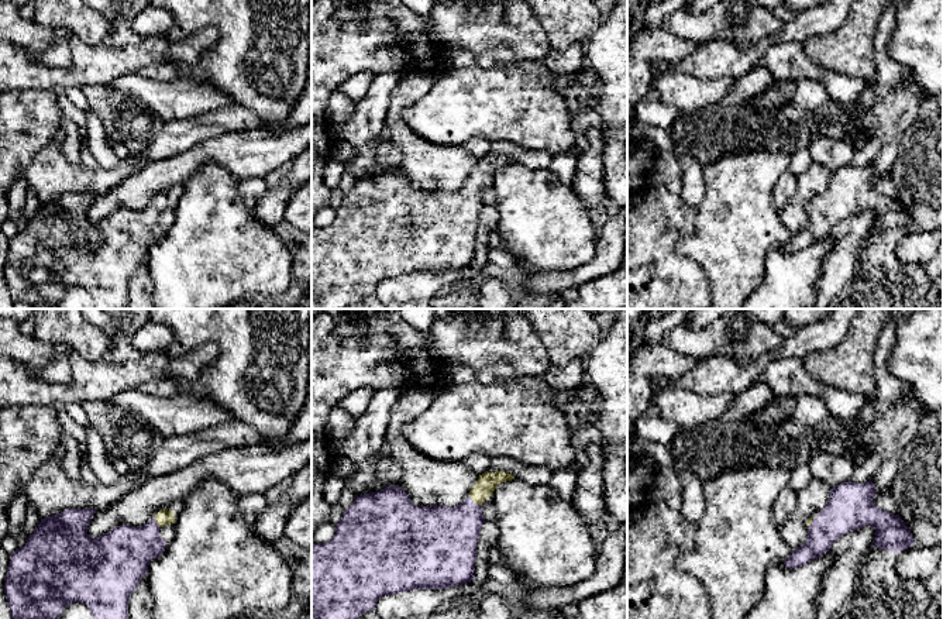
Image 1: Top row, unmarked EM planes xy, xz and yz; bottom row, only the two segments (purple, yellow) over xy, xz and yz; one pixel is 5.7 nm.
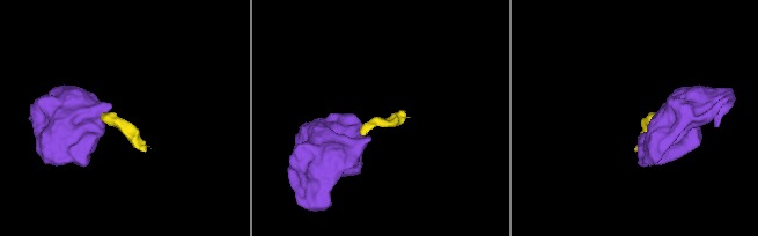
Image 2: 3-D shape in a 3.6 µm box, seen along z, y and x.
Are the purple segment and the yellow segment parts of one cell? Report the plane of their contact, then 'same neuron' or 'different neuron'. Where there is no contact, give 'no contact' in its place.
meets purple in xz; same neuron

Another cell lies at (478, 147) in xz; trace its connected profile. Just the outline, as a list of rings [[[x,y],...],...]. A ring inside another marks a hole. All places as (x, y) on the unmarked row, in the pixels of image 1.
[[[474,138],[474,140],[469,140],[468,142],[465,142],[464,147],[472,157],[482,159],[483,157],[486,157],[489,154],[491,144],[492,142],[488,140]]]

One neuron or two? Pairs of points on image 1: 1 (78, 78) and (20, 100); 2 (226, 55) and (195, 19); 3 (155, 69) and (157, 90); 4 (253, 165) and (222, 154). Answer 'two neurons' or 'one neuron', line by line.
1: two neurons
2: one neuron
3: two neurons
4: one neuron

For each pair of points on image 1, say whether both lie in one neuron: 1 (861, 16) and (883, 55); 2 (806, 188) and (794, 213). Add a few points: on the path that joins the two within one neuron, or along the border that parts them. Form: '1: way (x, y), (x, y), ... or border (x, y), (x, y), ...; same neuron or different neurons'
1: border (883, 14), (873, 43), (874, 71); different neurons
2: way (804, 193), (795, 207); same neuron

